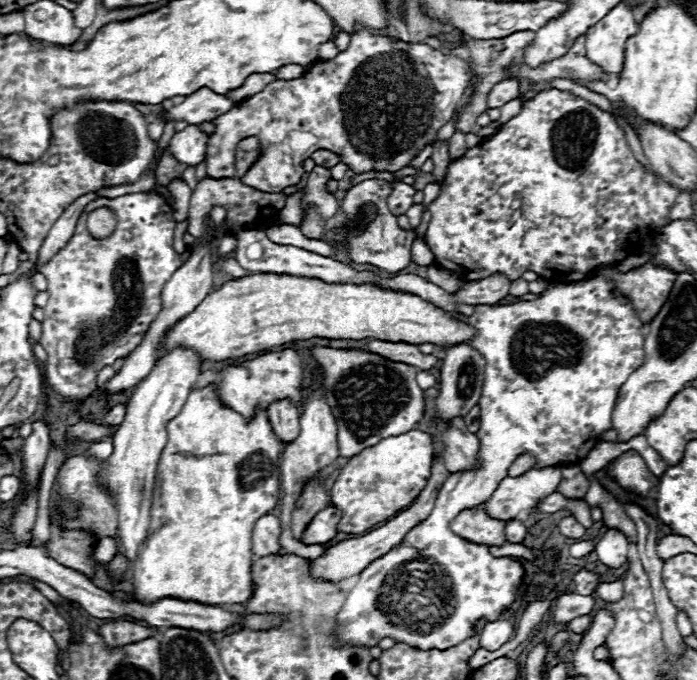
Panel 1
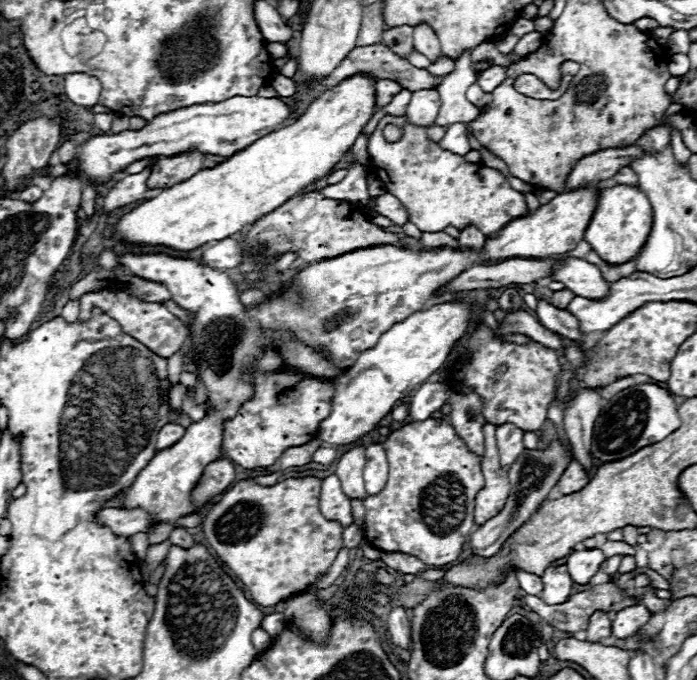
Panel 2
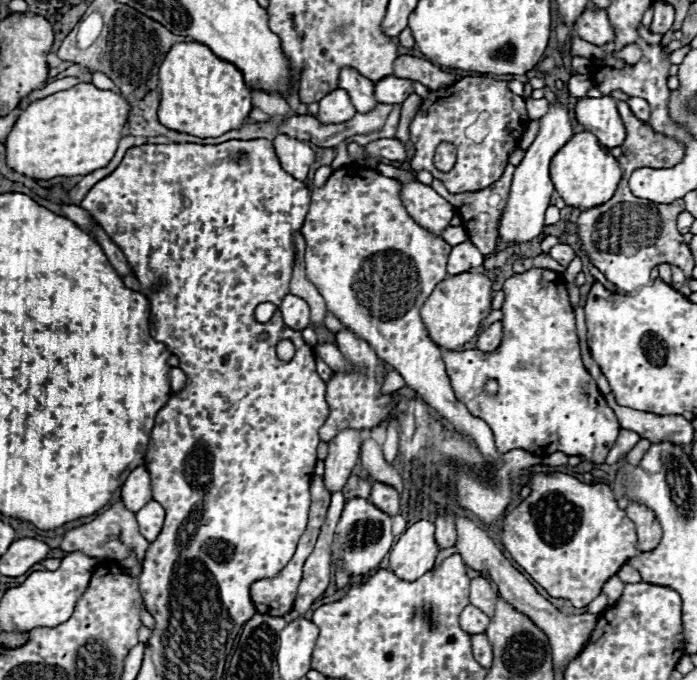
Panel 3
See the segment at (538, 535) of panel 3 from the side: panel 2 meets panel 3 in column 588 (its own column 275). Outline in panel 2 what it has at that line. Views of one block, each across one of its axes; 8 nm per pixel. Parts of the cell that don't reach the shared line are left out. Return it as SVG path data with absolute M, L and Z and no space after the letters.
M314 476L290 478L274 486L260 486L254 480L240 480L228 492L224 492L222 498L202 518L202 532L208 544L244 584L254 602L262 606L274 606L276 602L306 590L318 574L324 574L332 566L336 554L340 552L344 528L320 514L320 484L322 480Z

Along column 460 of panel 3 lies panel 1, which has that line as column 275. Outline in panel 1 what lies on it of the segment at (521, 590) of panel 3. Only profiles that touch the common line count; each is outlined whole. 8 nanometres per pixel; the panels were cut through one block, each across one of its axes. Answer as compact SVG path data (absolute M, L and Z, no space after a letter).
M266 514L262 516L252 530L252 552L258 558L270 556L270 554L278 554L280 550L280 520L274 514Z

